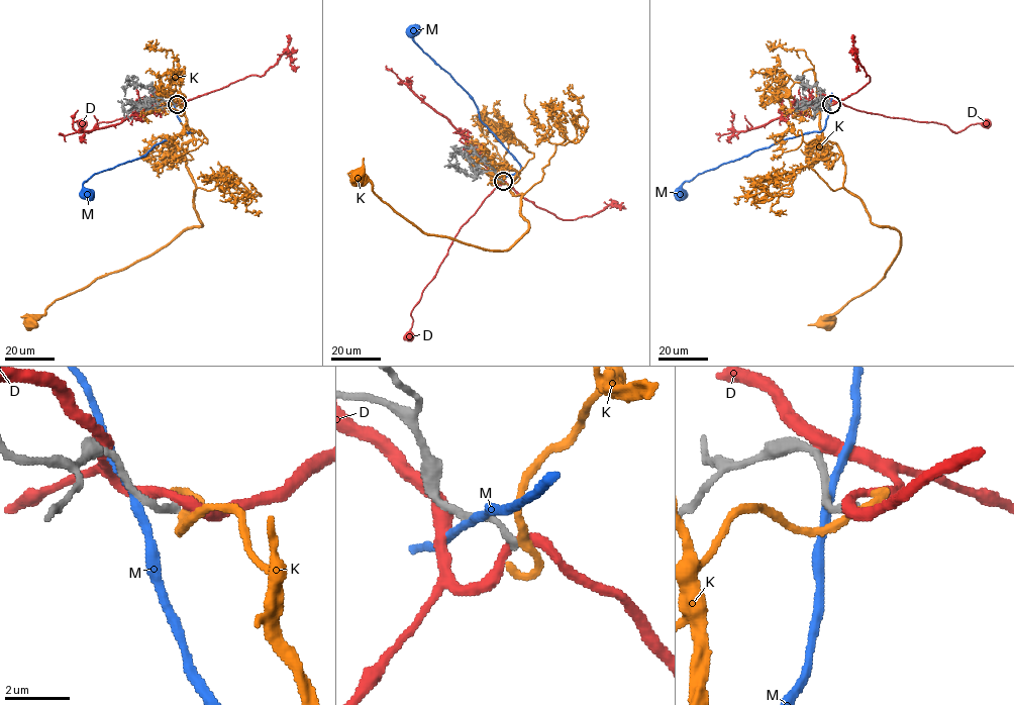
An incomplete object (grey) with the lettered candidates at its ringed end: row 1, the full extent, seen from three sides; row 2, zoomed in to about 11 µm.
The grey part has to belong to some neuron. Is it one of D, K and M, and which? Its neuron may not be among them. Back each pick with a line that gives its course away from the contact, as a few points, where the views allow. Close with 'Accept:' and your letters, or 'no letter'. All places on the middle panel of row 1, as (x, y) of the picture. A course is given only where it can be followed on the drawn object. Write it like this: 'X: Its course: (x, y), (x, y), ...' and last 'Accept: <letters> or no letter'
K: Its course: (503, 181), (519, 173), (509, 188), (528, 227), (486, 250), (426, 234), (358, 178)
Accept: K

